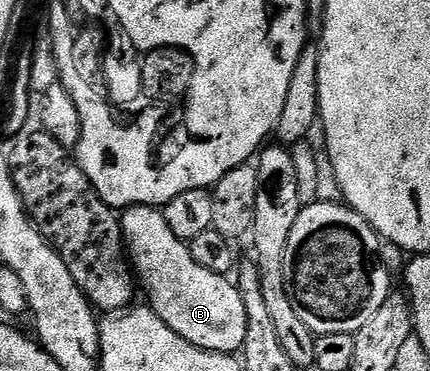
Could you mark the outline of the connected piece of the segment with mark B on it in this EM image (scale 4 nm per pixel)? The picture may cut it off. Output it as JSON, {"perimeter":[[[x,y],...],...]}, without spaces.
{"perimeter":[[[134,205],[123,210],[121,219],[127,254],[141,290],[143,287],[150,299],[149,308],[186,342],[210,353],[237,354],[246,342],[248,331],[248,315],[244,311],[244,299],[237,284],[230,277],[221,277],[208,271],[208,267],[200,267],[200,263],[192,259],[189,244],[173,234],[163,210],[155,206]]]}

